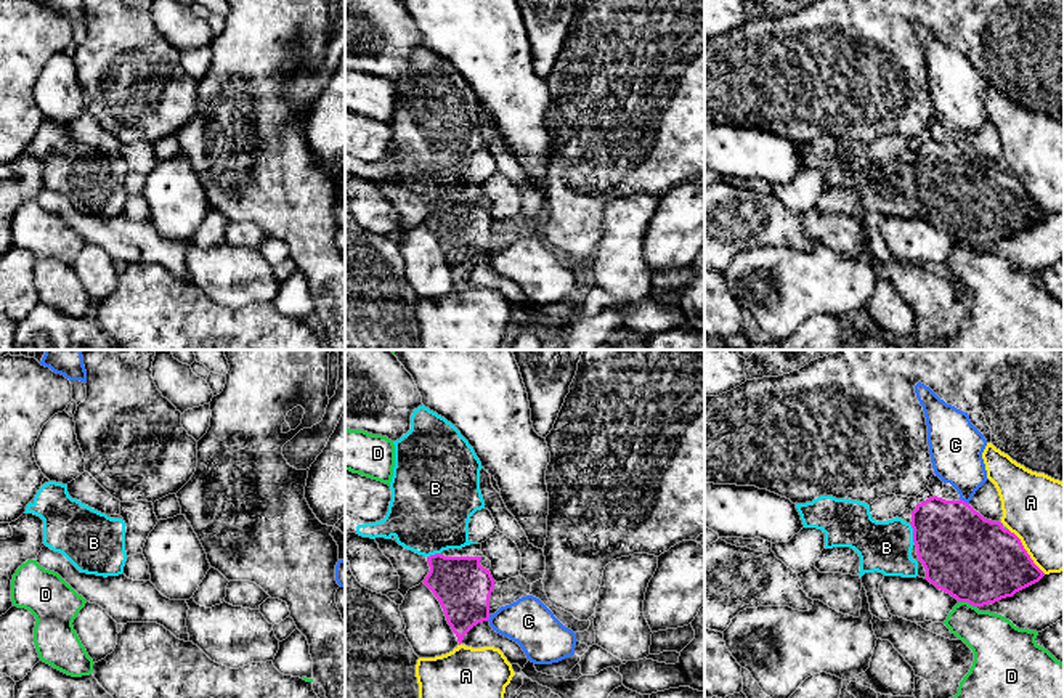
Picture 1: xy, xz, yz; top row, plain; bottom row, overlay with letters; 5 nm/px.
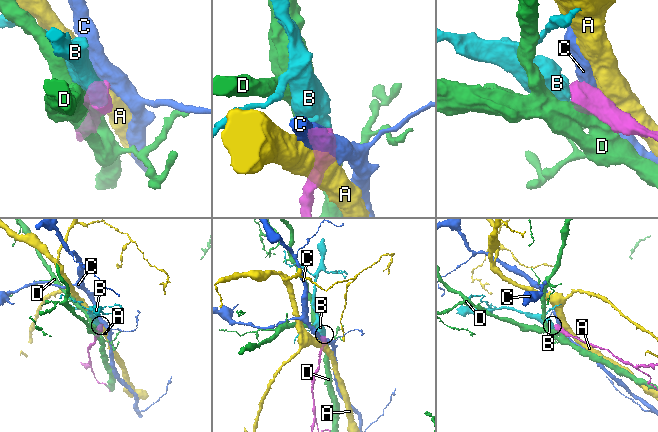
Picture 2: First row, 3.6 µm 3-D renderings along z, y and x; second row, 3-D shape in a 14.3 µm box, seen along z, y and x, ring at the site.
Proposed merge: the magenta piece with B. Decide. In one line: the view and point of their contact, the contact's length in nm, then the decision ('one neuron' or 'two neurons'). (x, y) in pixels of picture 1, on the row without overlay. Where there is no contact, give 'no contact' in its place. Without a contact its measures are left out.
contact yz (913, 174); length 110 nm; one neuron

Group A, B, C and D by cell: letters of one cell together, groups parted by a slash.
A / B / C / D

